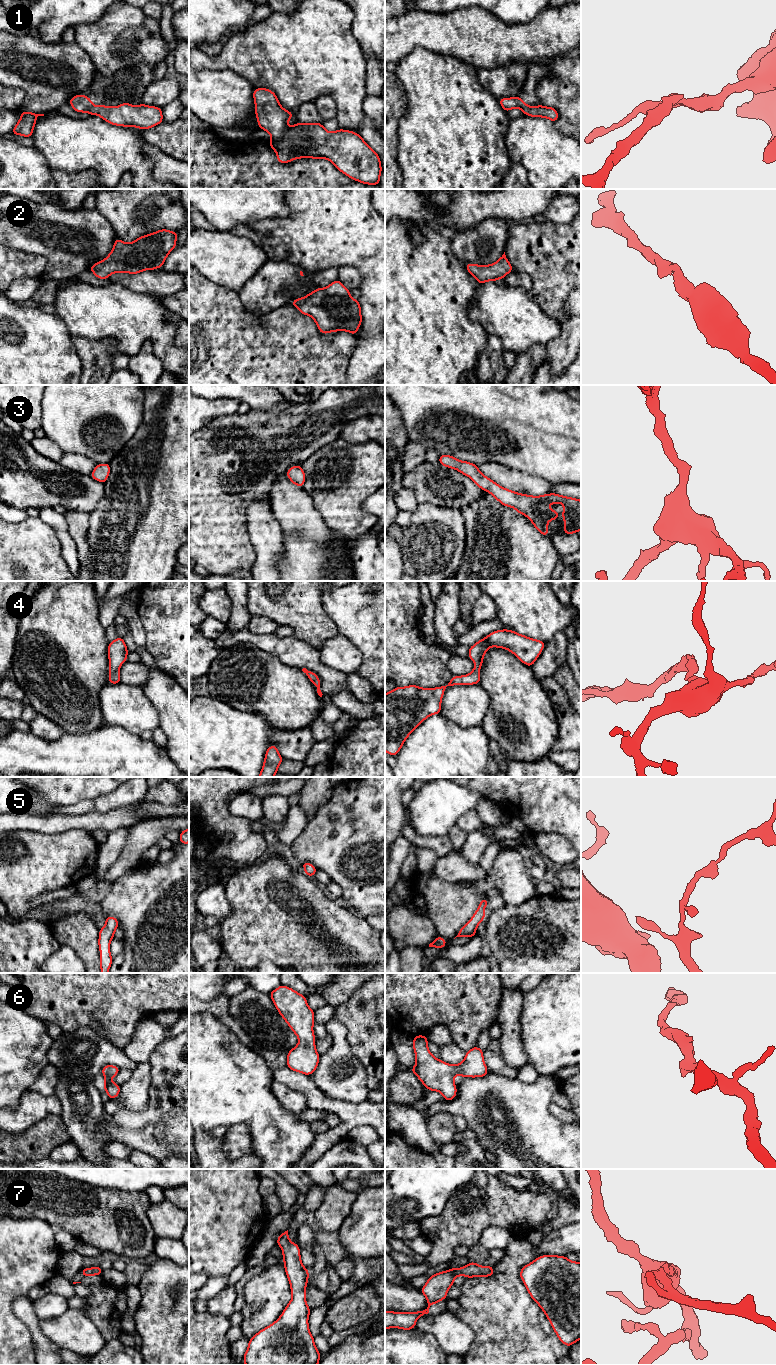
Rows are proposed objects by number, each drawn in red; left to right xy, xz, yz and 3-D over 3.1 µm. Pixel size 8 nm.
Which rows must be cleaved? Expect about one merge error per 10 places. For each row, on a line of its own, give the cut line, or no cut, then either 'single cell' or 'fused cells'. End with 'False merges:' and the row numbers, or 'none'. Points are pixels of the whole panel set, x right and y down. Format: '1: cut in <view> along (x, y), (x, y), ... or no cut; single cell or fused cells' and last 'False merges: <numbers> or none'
1: cut in xz along (291, 127), (281, 139), (272, 140); fused cells
2: no cut; single cell
3: no cut; single cell
4: no cut; single cell
5: no cut; single cell
6: no cut; single cell
7: no cut; single cell
False merges: 1

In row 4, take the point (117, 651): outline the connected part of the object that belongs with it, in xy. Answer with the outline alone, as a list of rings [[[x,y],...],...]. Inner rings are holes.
[[[117,637],[108,645],[109,658],[109,684],[121,682],[119,675],[120,666],[127,661],[128,649],[121,637]]]

